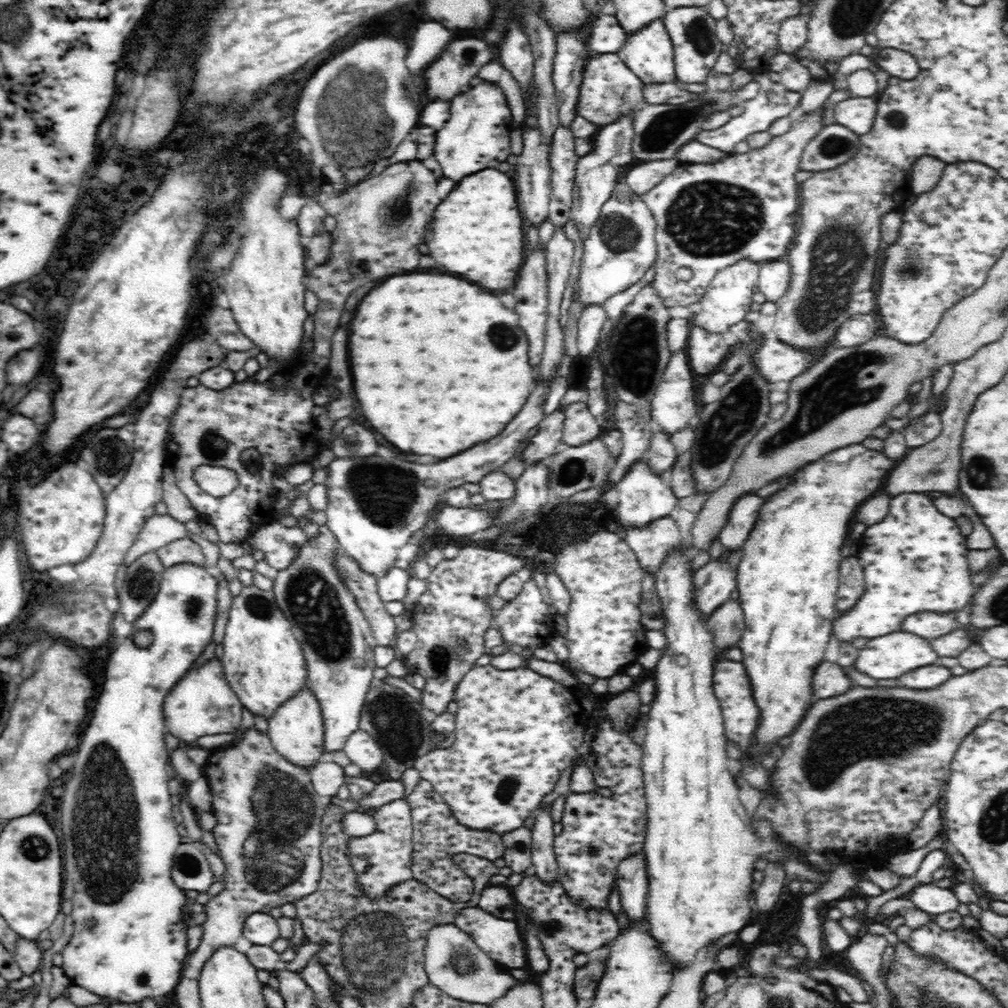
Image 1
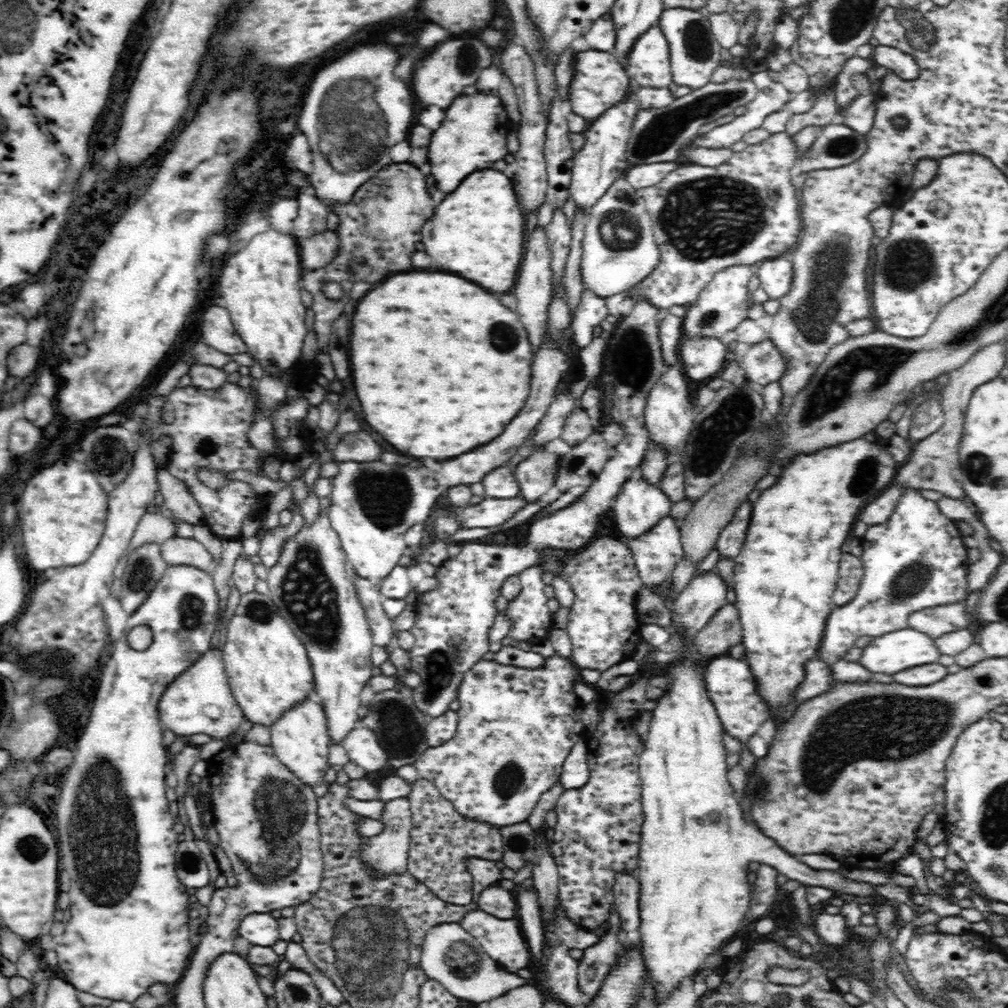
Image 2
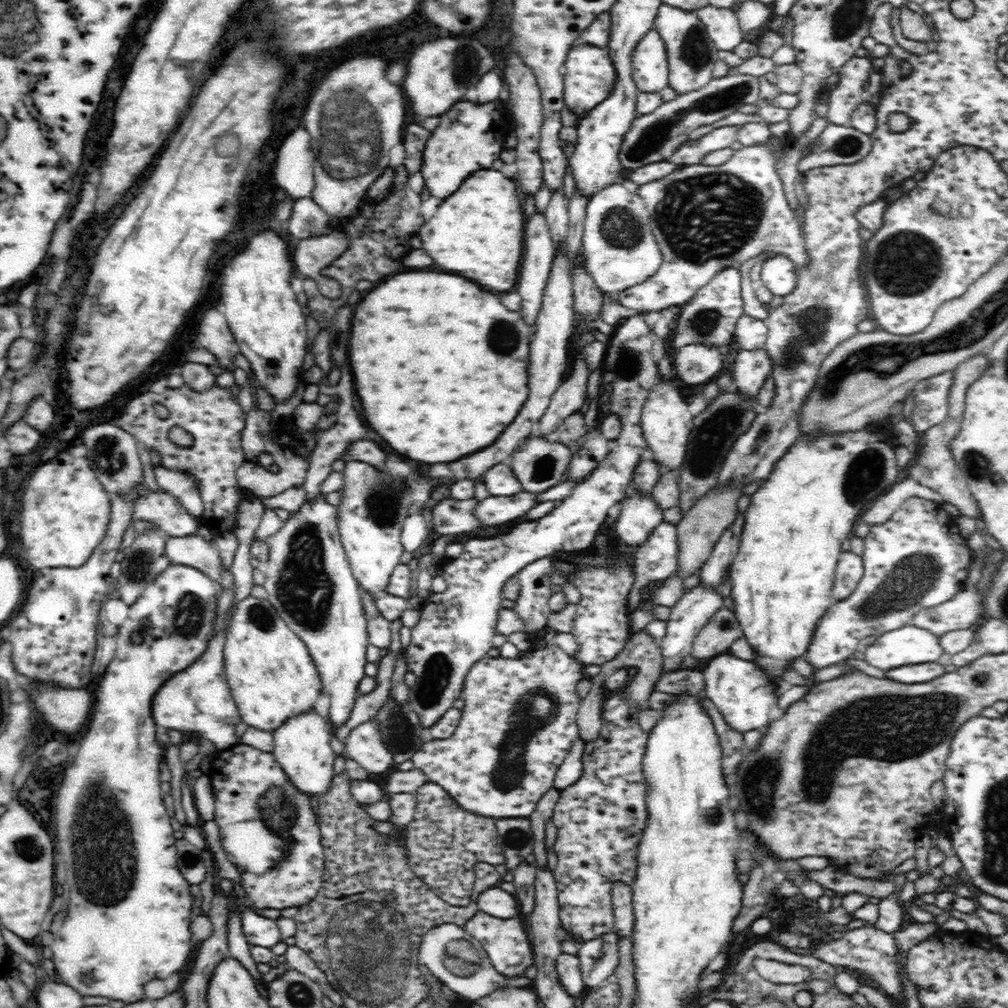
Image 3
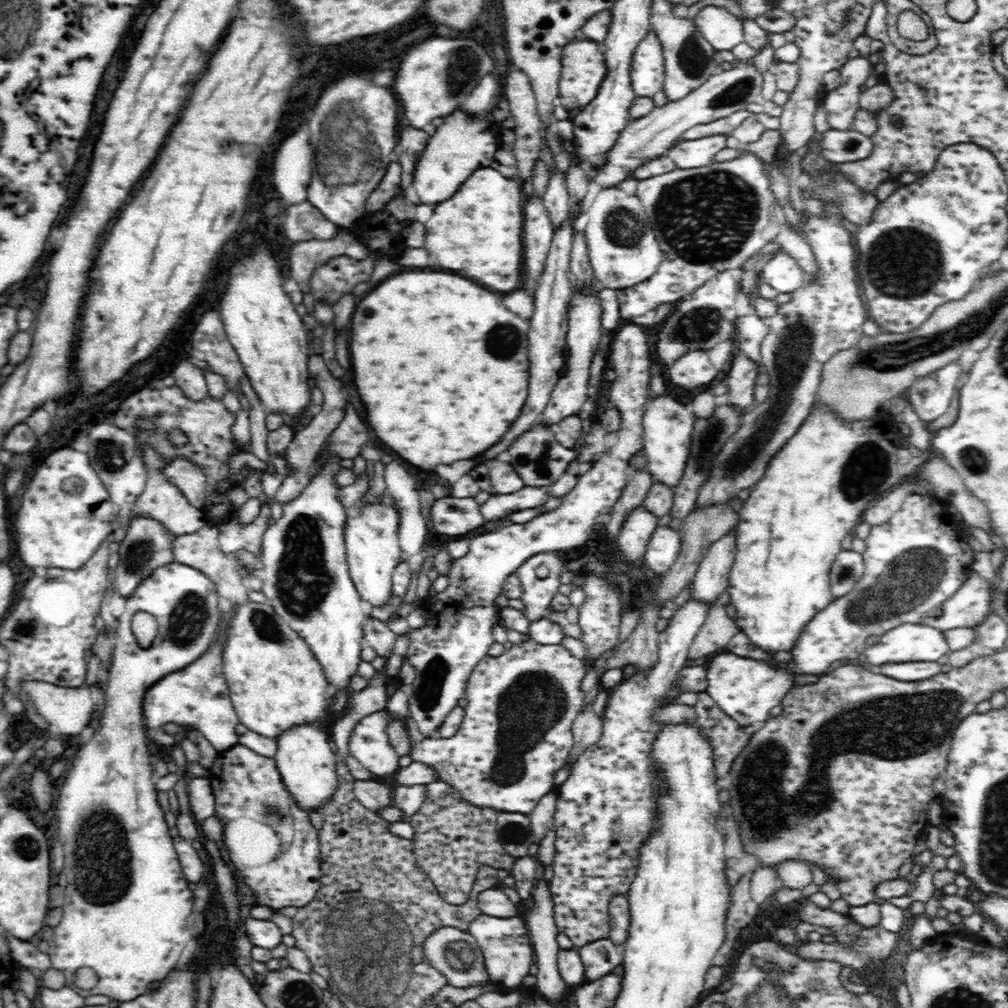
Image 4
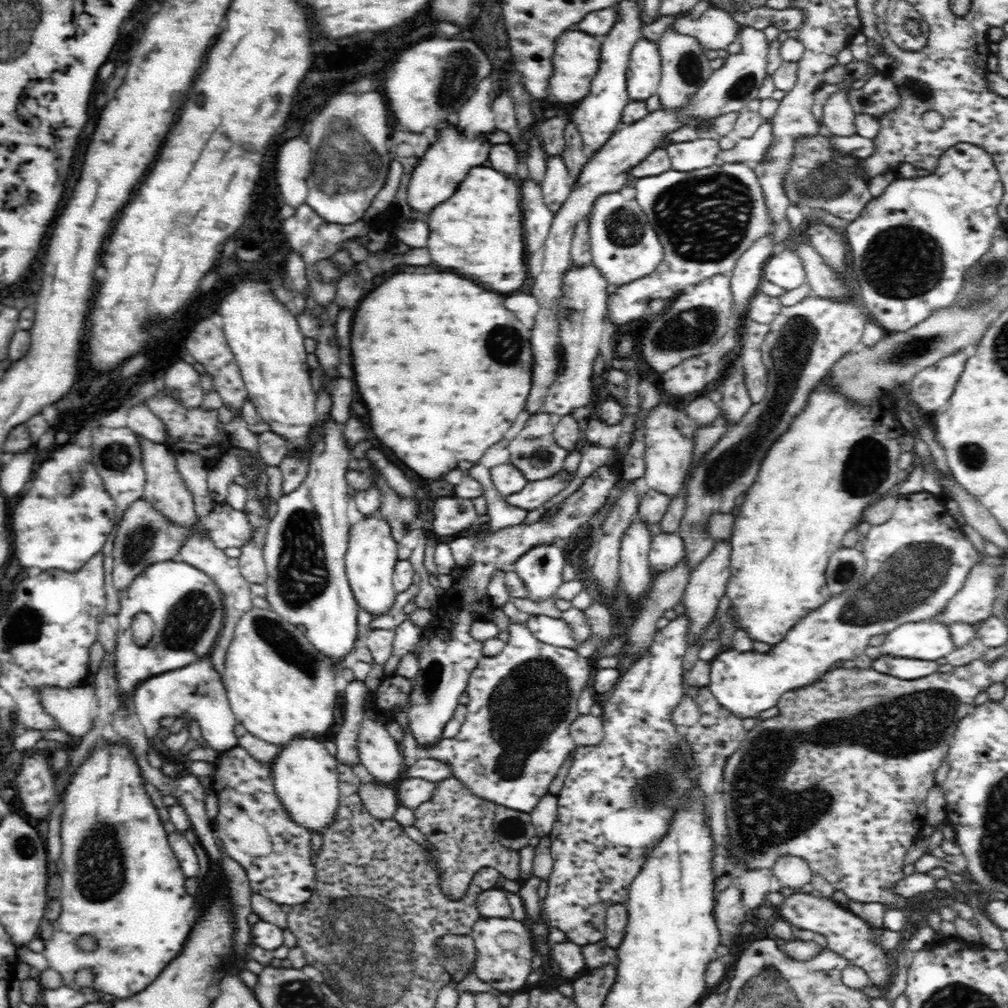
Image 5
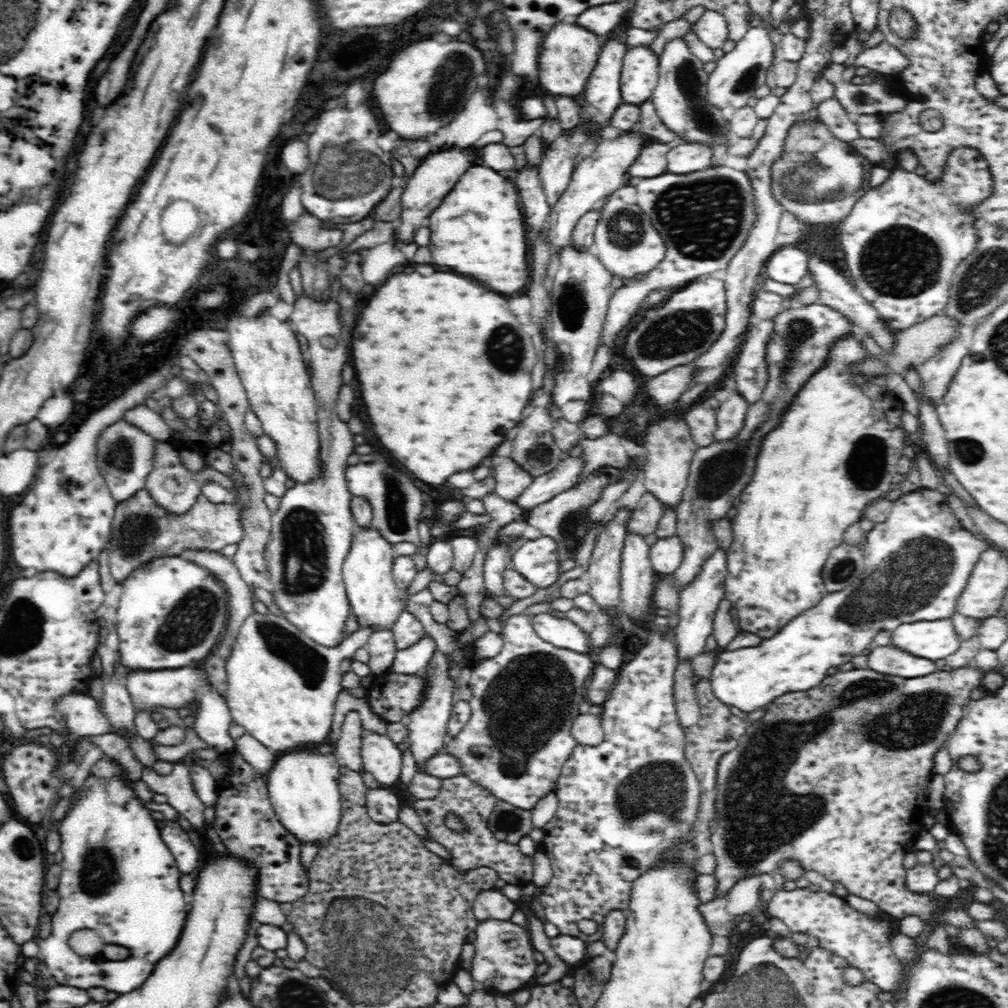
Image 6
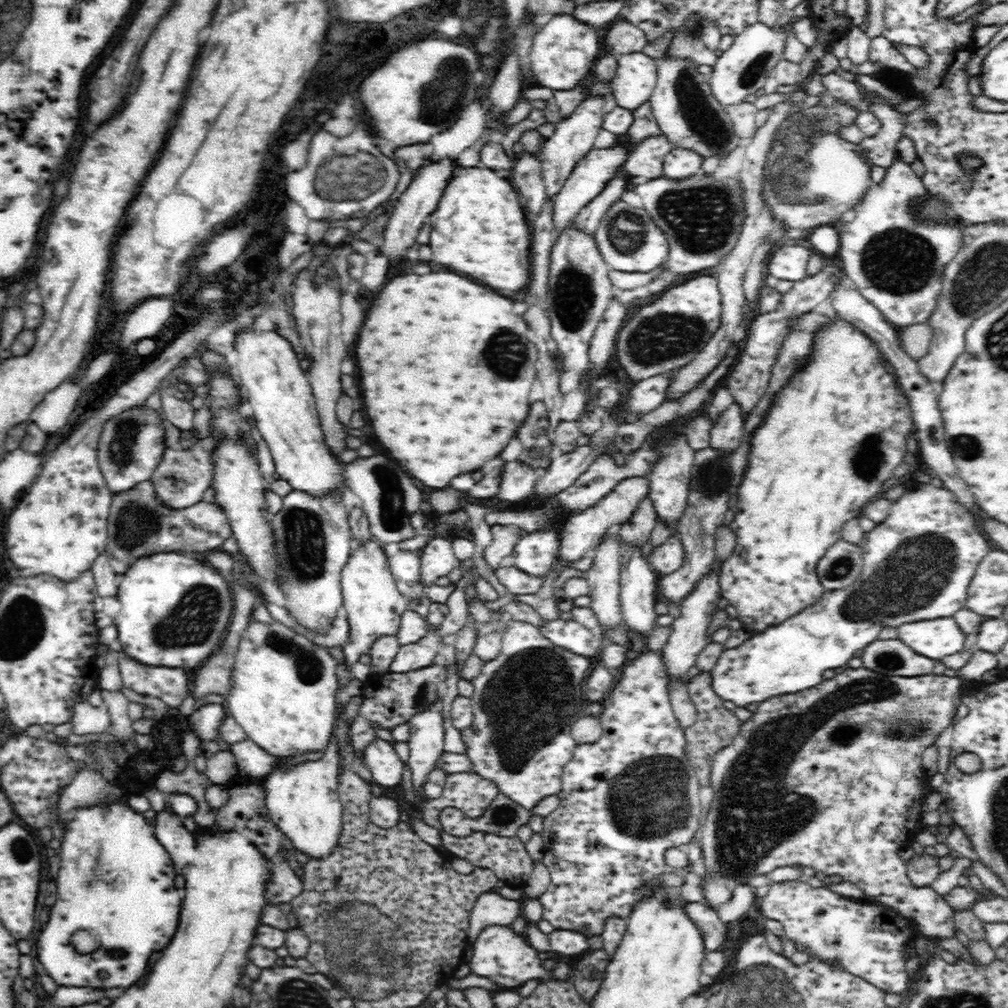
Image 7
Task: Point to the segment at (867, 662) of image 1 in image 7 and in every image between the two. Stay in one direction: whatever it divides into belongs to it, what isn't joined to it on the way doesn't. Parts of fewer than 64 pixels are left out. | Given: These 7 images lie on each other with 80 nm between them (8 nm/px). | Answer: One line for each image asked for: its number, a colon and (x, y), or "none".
2: (903, 649)
3: (909, 645)
4: (919, 642)
5: (929, 640)
6: (936, 639)
7: (941, 637)

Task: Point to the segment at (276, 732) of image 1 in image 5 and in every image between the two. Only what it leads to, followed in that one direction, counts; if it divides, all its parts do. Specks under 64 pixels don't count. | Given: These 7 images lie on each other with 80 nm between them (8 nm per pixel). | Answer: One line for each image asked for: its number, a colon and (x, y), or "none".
2: (299, 738)
3: (302, 748)
4: (303, 758)
5: (305, 776)

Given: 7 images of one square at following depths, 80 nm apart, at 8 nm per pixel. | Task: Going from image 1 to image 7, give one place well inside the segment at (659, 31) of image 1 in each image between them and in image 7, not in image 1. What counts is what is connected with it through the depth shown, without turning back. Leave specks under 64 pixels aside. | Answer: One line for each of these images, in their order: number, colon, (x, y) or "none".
2: (648, 64)
3: (650, 68)
4: (647, 74)
5: (643, 73)
6: (640, 68)
7: (636, 77)

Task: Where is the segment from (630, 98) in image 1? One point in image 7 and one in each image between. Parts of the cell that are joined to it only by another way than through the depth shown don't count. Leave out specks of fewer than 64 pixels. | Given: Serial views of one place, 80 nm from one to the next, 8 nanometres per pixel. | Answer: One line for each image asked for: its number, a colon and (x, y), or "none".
2: (599, 81)
3: (589, 76)
4: (583, 69)
5: (576, 58)
6: (568, 54)
7: (564, 49)

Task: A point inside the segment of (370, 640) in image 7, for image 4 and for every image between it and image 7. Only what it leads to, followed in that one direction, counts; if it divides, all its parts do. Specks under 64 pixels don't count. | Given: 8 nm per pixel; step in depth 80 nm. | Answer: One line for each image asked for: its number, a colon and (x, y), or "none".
4: (373, 552)
5: (371, 557)
6: (376, 601)

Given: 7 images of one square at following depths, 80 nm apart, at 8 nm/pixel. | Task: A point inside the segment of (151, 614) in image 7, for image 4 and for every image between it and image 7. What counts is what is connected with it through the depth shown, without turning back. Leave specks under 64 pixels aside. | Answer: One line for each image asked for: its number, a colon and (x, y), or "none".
4: (126, 901)
5: (186, 607)
6: (171, 612)

